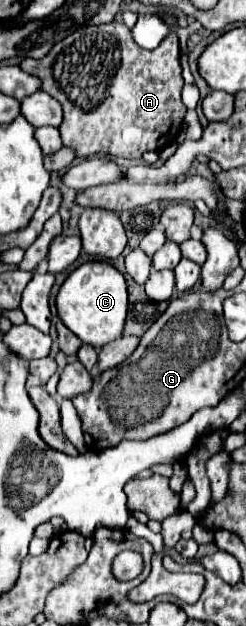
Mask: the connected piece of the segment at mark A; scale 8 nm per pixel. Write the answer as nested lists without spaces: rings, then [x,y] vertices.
[[[113,20],[109,24],[81,28],[57,42],[41,60],[25,58],[19,66],[29,74],[37,74],[37,78],[41,78],[41,90],[61,104],[61,140],[65,146],[73,146],[79,158],[141,158],[143,152],[159,152],[177,140],[177,132],[181,130],[181,120],[185,118],[187,108],[181,102],[183,78],[179,64],[179,38],[175,34],[169,34],[155,50],[143,50],[133,42],[129,28],[123,22]]]

